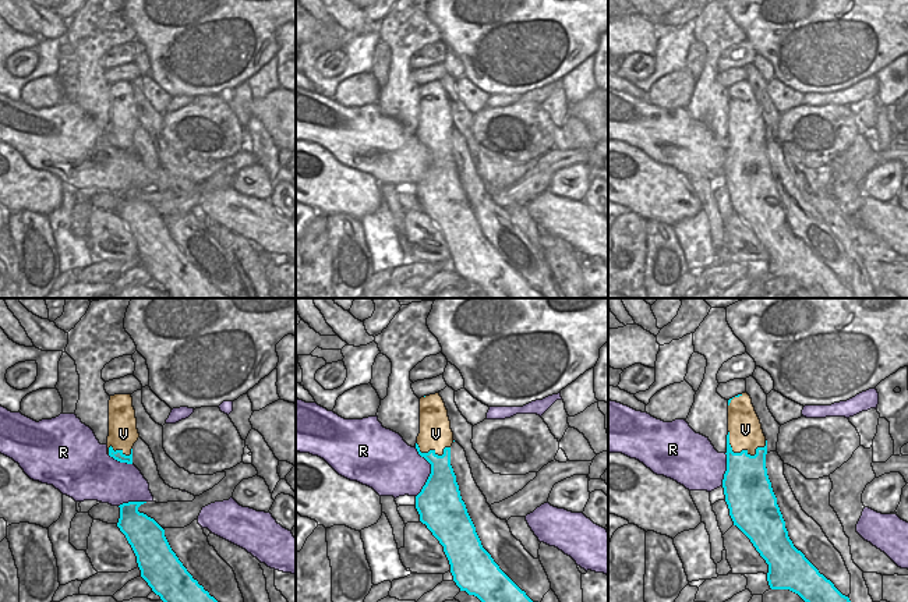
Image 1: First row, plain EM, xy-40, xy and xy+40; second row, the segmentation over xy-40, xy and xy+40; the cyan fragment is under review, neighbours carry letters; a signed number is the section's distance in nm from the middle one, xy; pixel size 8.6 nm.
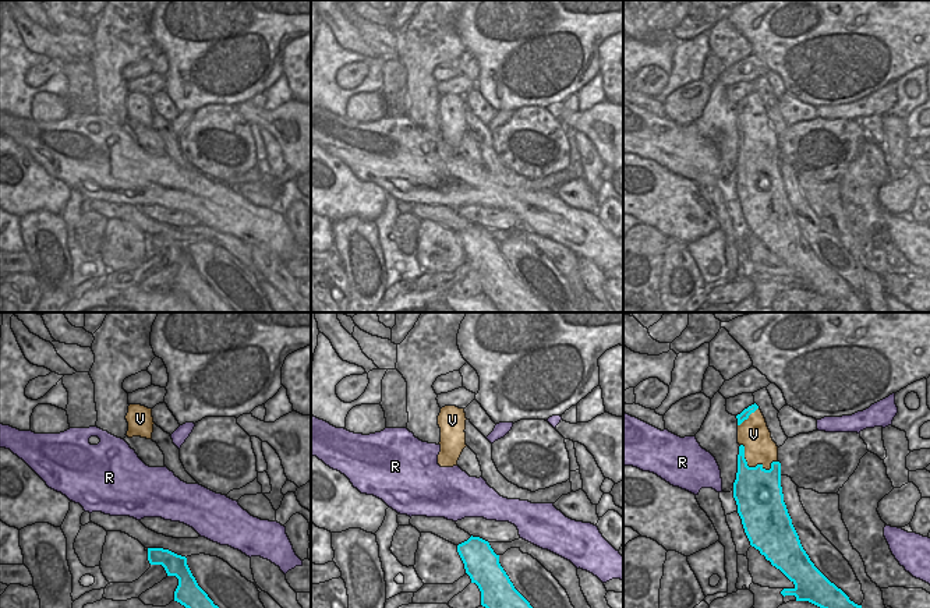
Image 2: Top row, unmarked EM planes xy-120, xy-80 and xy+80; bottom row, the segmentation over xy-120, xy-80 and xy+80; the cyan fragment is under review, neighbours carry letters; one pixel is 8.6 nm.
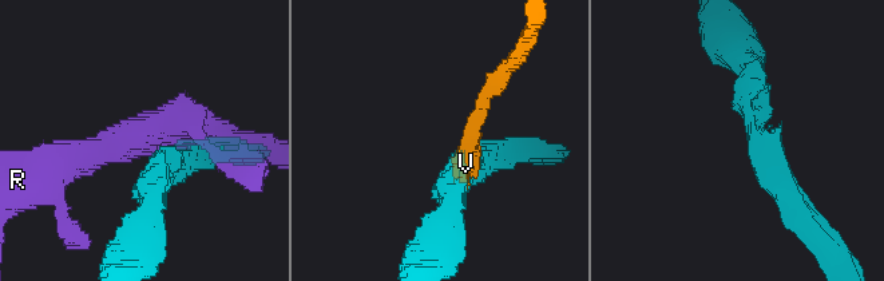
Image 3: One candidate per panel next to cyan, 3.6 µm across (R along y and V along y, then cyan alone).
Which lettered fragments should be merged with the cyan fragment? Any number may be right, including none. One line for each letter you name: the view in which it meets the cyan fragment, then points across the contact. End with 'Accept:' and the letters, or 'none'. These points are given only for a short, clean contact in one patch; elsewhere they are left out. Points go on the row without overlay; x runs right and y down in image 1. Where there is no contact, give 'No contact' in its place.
V: Touches cyan in xy+40
Accept: V

